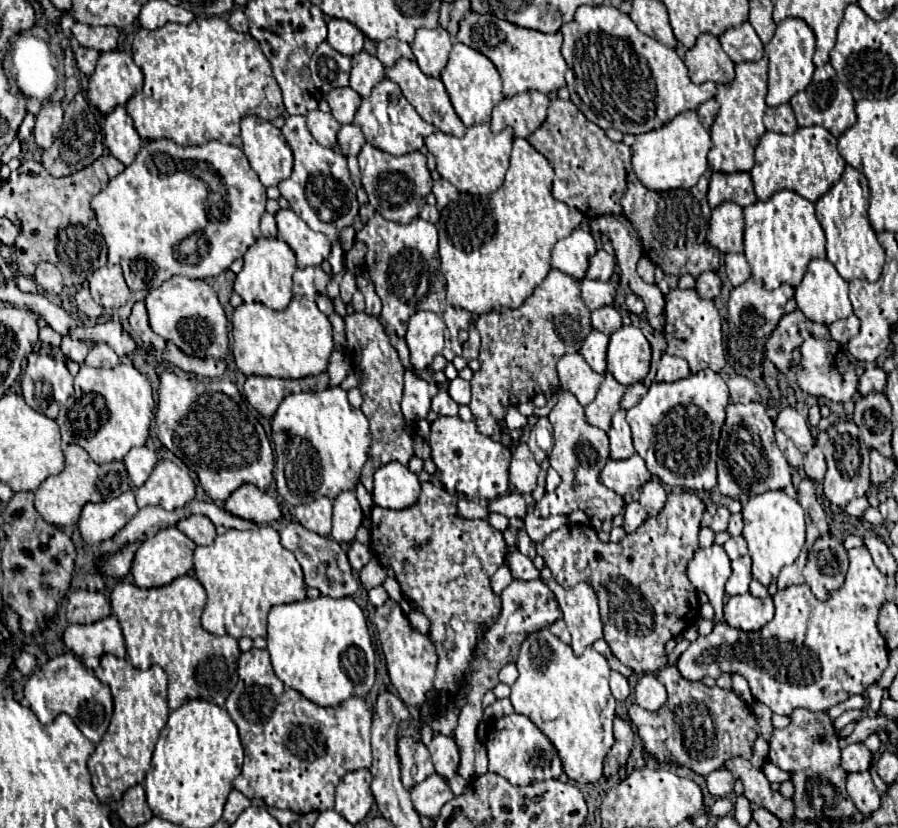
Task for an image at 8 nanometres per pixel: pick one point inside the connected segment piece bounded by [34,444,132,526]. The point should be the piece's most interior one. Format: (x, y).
(59, 500)

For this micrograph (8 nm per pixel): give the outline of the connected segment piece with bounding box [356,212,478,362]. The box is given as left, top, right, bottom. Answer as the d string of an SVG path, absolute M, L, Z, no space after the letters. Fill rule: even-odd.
M374 212L364 224L364 228L356 234L356 240L368 246L366 272L370 274L376 286L376 294L380 296L384 306L380 314L380 324L384 326L386 334L404 338L408 316L412 316L418 308L434 310L444 318L448 326L446 346L442 350L442 356L448 362L460 356L462 346L458 344L458 330L468 330L470 324L478 322L478 316L468 310L456 310L446 300L446 280L440 272L436 226L422 218L414 218L410 224L398 224Z

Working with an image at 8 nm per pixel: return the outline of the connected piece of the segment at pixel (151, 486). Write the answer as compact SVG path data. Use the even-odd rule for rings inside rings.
M170 460L160 462L150 478L136 488L138 508L162 506L164 510L176 510L194 500L196 484L185 466Z

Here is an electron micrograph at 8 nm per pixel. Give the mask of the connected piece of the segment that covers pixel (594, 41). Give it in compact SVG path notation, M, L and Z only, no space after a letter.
M608 2L600 6L580 6L574 18L566 22L560 32L564 34L562 56L568 64L566 82L570 90L570 100L588 120L604 130L614 128L622 134L644 134L664 126L668 120L684 110L696 110L702 102L714 98L716 94L714 82L692 84L688 78L688 70L674 48L668 48L658 40L642 34L628 14L622 14Z

